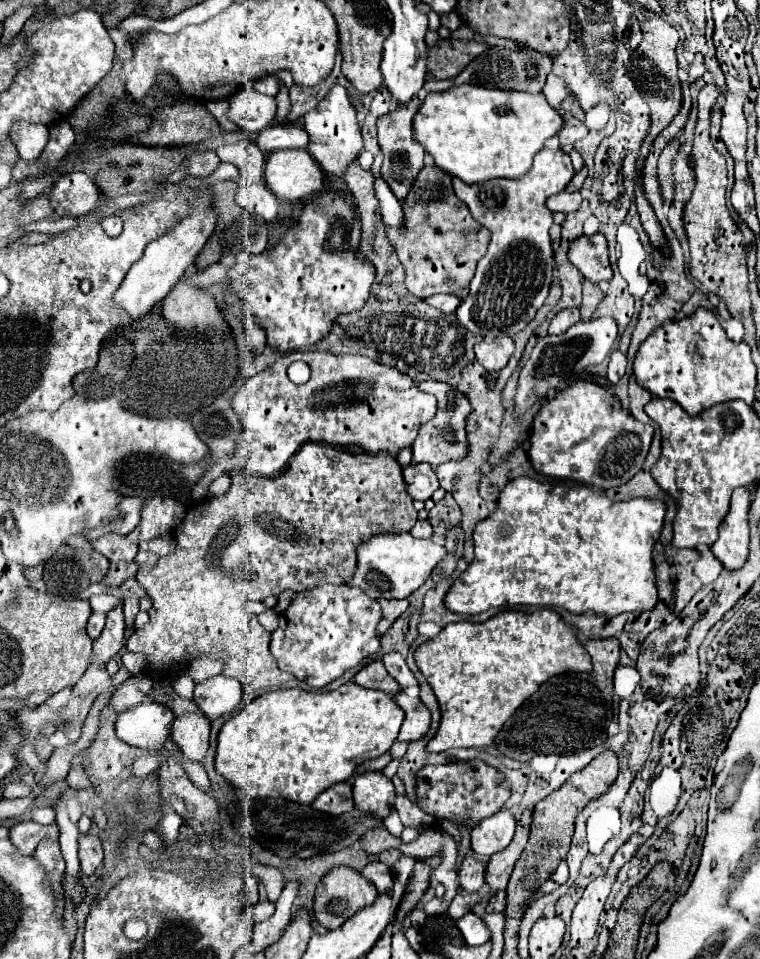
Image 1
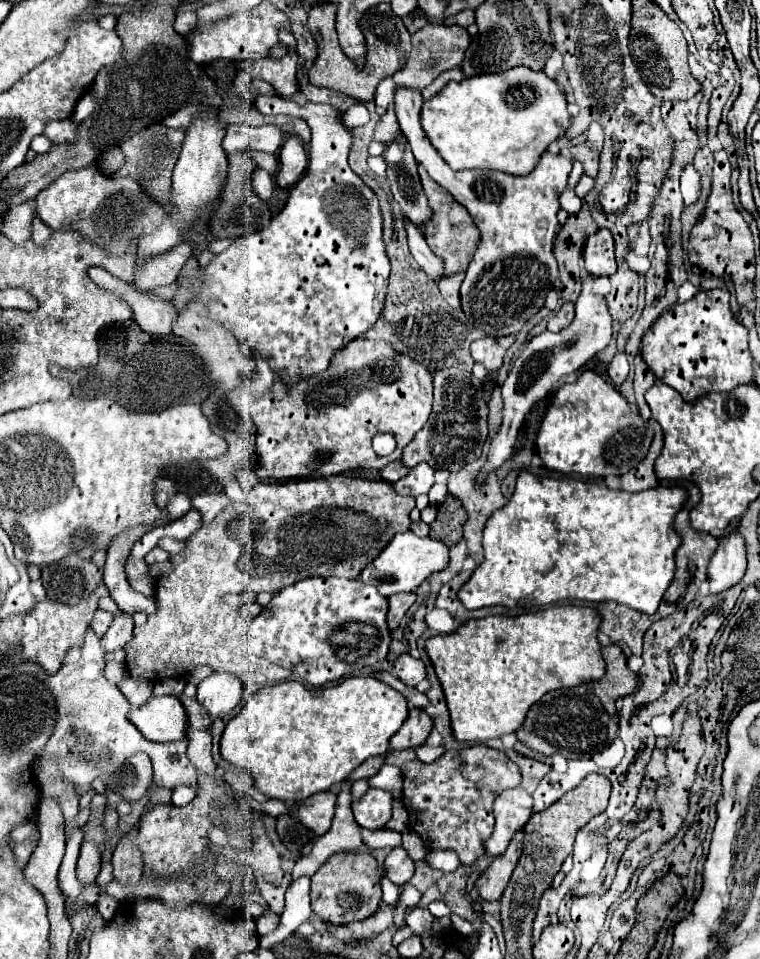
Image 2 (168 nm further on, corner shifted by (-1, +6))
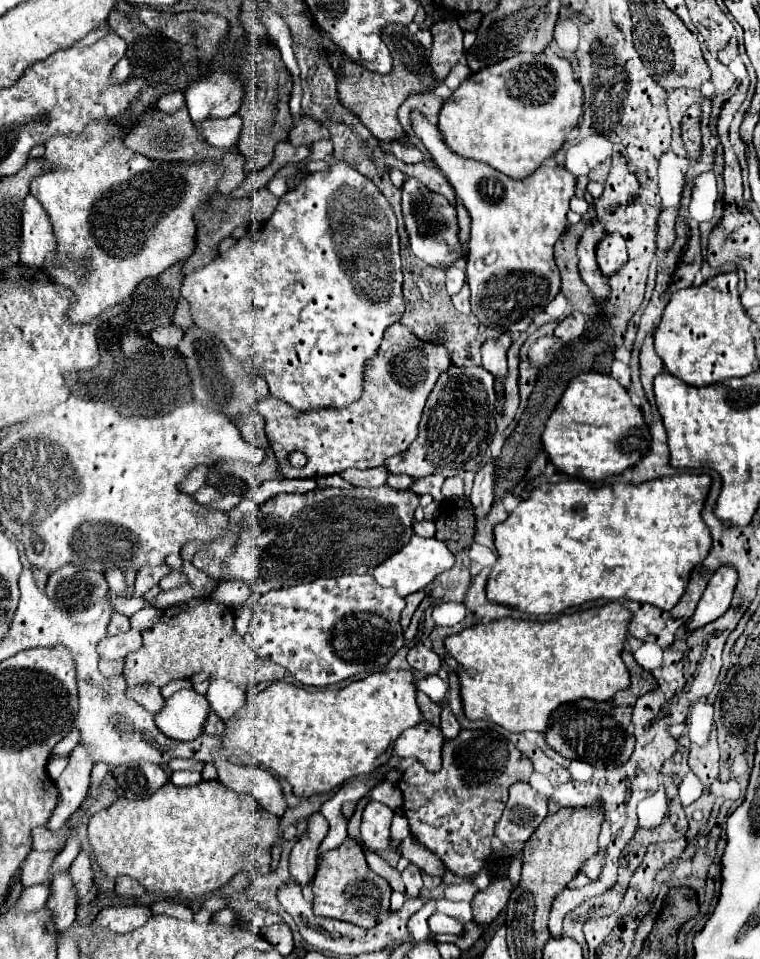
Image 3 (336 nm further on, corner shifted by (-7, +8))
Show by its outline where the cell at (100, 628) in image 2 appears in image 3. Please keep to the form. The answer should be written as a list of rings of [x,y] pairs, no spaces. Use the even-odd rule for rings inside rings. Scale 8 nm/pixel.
[[[113,613],[111,621],[109,621],[109,627],[107,627],[107,635],[117,635],[121,631],[127,631],[129,629],[129,619],[121,613]]]

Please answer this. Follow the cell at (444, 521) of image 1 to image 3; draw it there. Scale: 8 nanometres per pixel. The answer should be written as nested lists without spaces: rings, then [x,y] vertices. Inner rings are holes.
[[[451,499],[441,503],[441,515],[435,521],[437,525],[437,539],[447,543],[453,553],[463,551],[473,543],[475,533],[475,515],[469,501]]]

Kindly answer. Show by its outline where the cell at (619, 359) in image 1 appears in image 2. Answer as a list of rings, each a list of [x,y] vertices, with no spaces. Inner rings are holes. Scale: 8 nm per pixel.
[[[617,353],[615,359],[609,363],[607,367],[607,373],[611,377],[611,381],[615,385],[621,385],[625,379],[627,379],[627,373],[629,373],[629,363],[627,363],[627,355],[625,353]]]

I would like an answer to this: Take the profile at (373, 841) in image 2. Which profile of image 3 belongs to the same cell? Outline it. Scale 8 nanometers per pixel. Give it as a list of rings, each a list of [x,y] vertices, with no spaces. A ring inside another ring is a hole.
[[[409,863],[407,869],[403,871],[403,881],[405,881],[405,895],[407,897],[419,897],[421,895],[421,887],[423,887],[423,879],[421,879],[421,871],[417,865]]]

